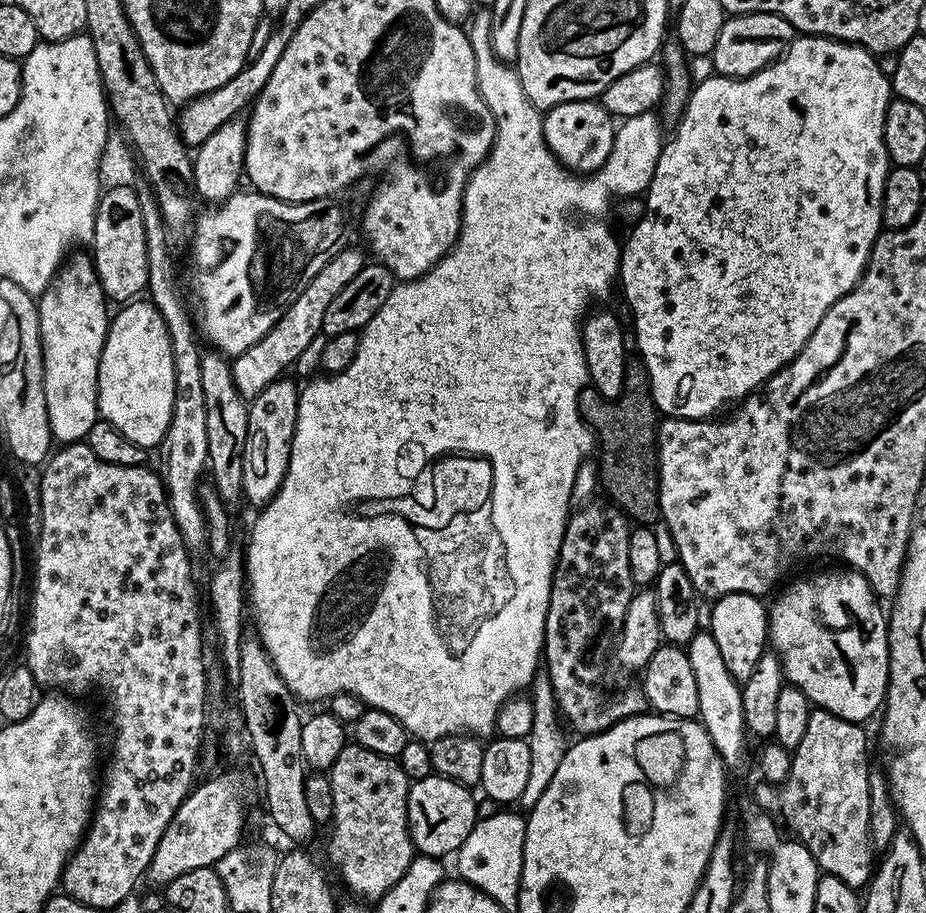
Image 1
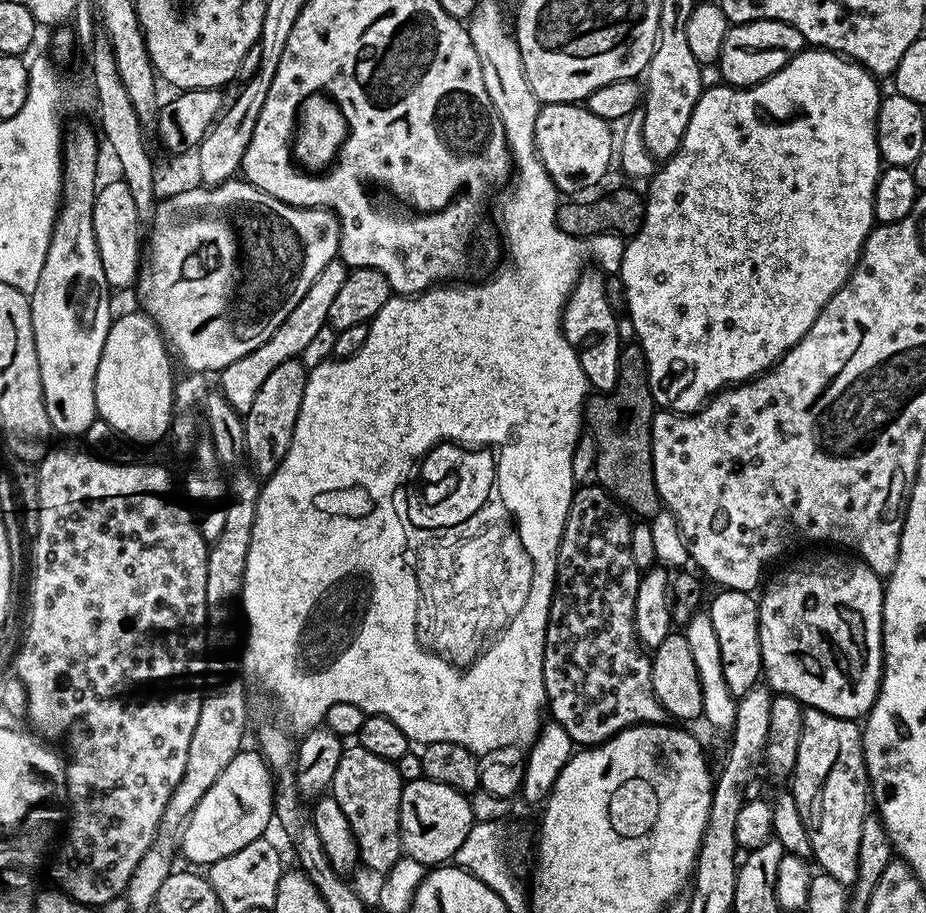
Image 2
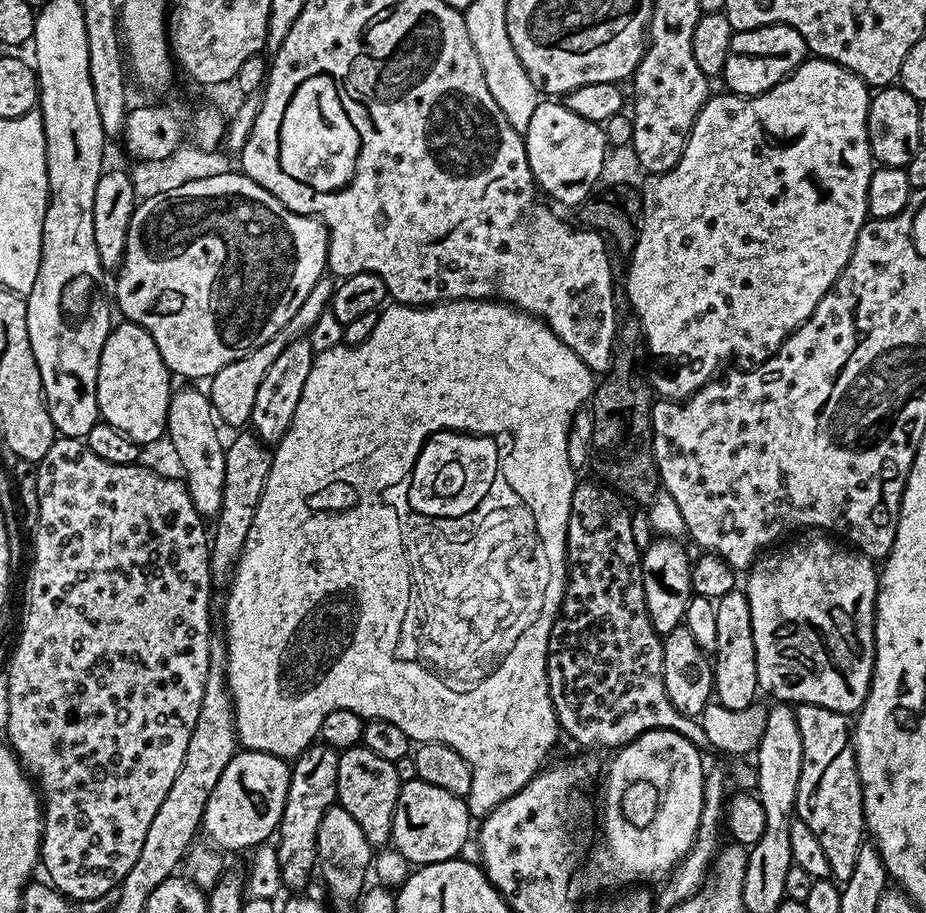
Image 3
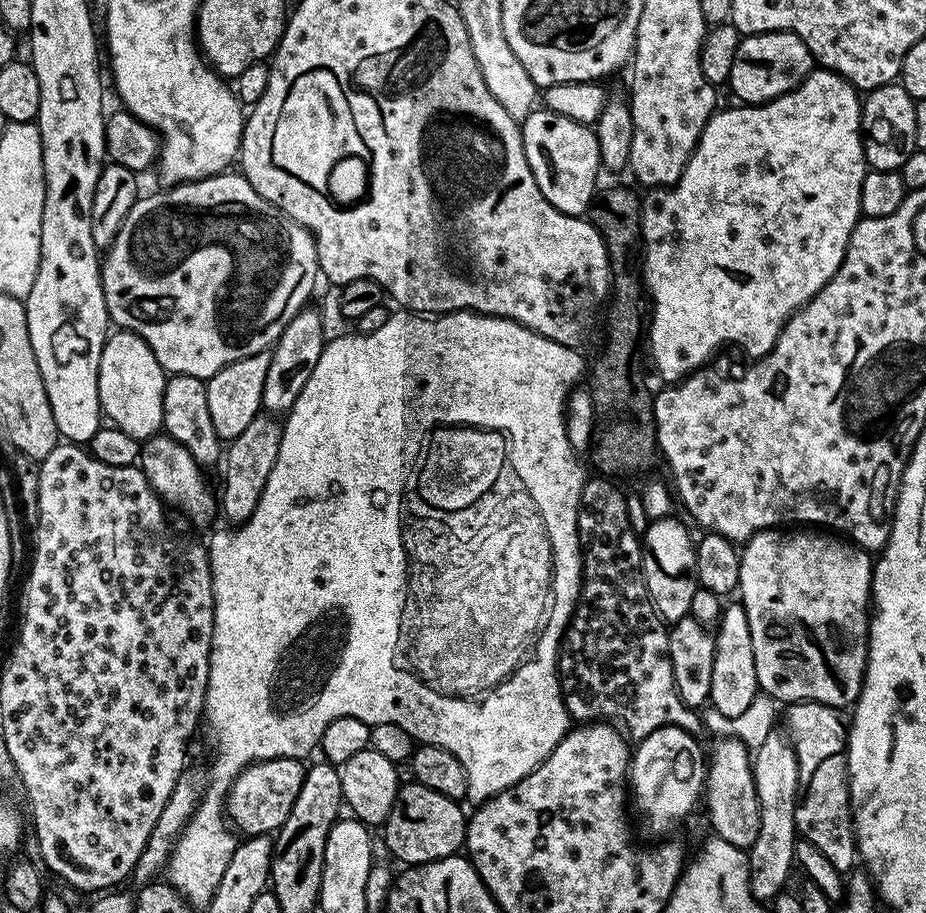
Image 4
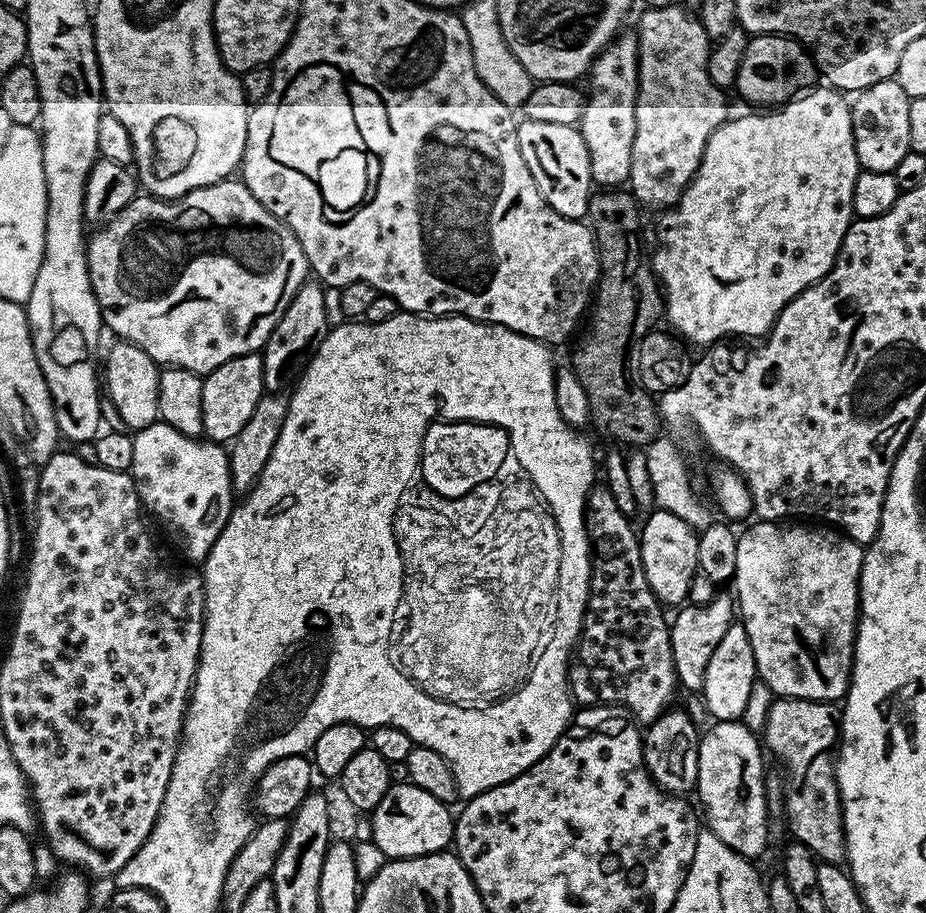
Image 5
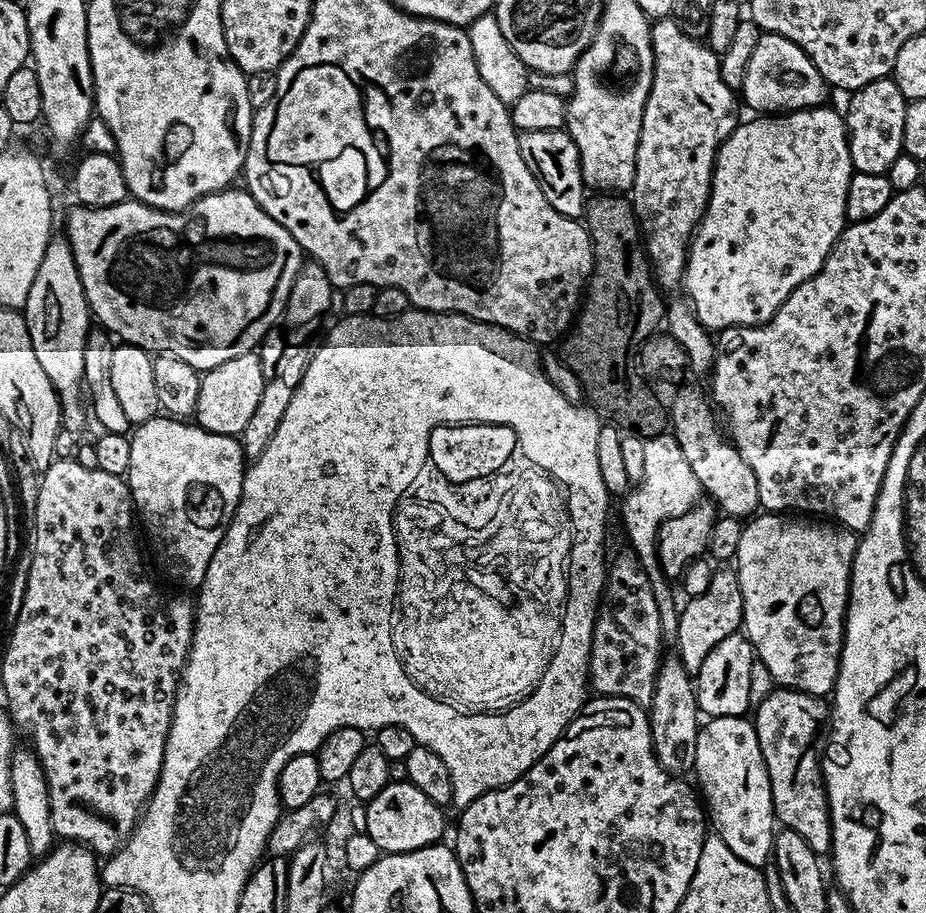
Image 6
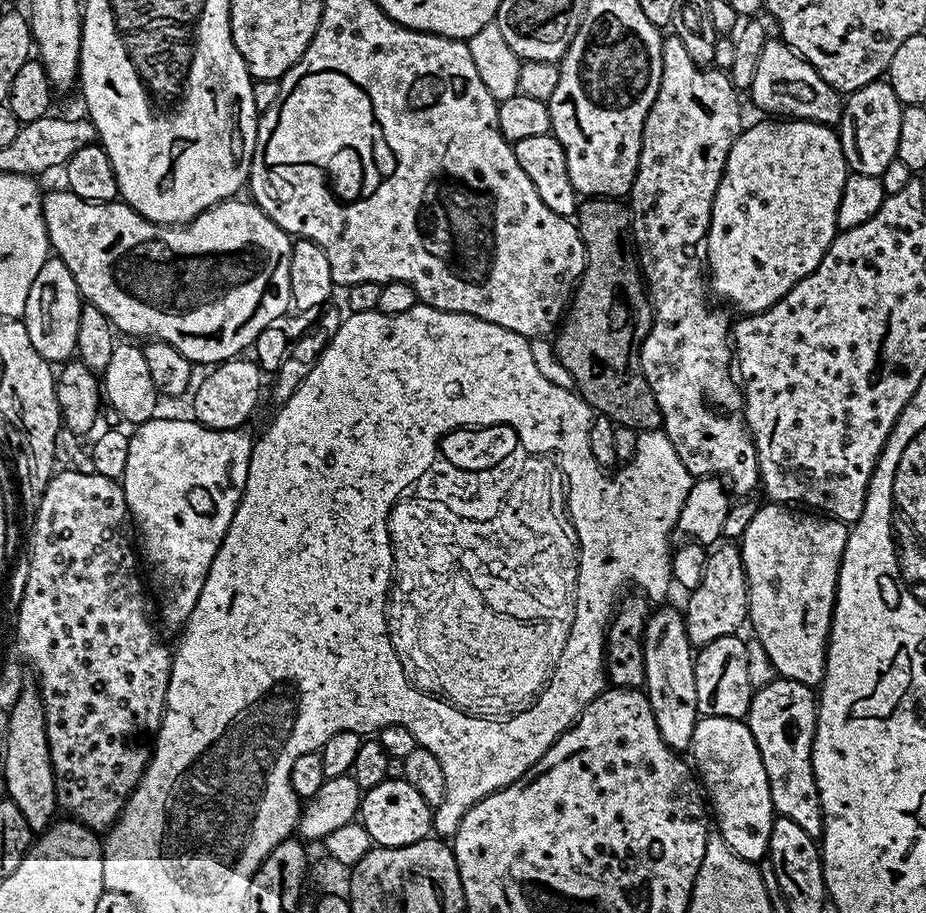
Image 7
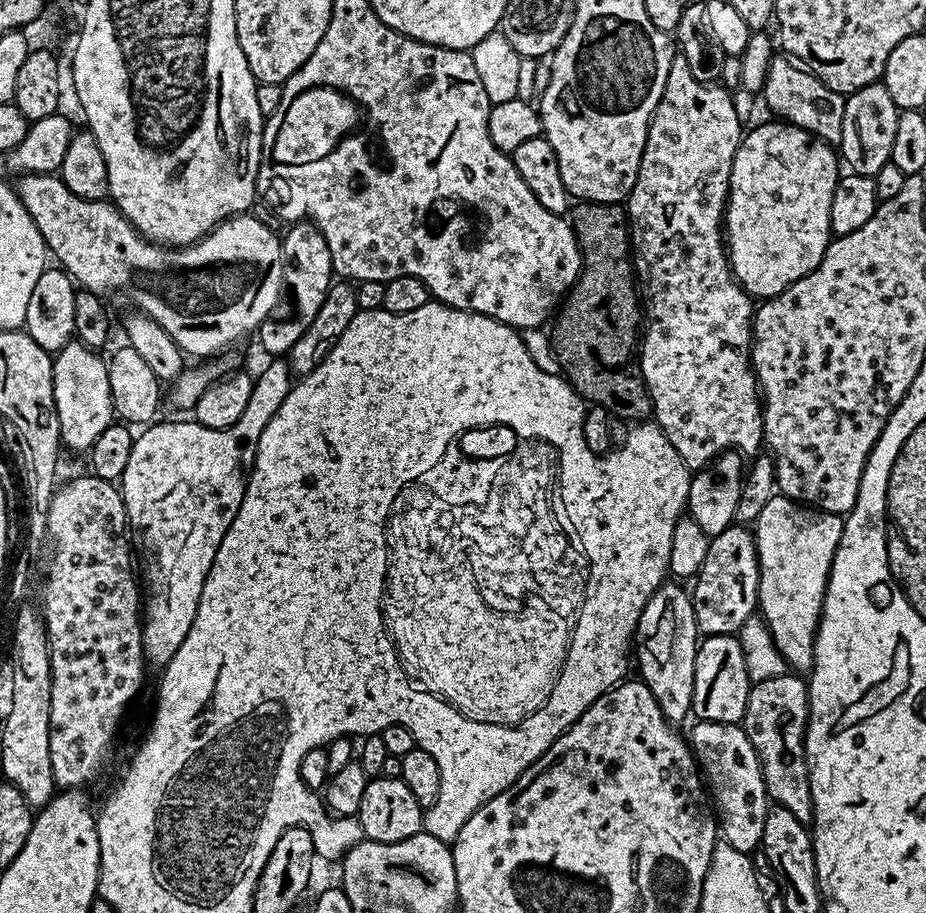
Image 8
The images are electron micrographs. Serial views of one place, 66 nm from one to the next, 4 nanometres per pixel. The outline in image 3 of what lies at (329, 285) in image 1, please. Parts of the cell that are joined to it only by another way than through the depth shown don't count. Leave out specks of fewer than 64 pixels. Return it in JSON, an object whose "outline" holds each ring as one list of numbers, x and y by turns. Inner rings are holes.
{"outline":[[321,278,318,282,314,282,314,290,310,290,310,294,306,294,306,302,302,302,302,306,298,306,294,318,290,318,290,322,286,322,286,326,282,326,282,330,278,334,274,334,274,338,270,338,270,342,262,342,262,346,258,346,258,350,222,366,222,370,218,370,210,377,209,384,212,385,207,386,206,393,221,425,229,424,230,427,236,428,235,430,240,430,251,421,254,398,258,394,258,386,262,386,262,378,266,378,266,370,270,370,271,364,278,359,278,354,282,354,282,350,286,350,286,346,290,342,307,337,308,331,323,316,326,316,332,303,333,291,334,284,331,279]]}

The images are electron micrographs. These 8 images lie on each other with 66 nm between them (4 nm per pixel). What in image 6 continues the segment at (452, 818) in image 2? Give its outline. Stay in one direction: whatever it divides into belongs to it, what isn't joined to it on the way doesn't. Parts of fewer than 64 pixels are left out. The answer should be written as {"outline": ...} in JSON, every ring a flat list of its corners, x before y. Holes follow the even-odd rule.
{"outline":[[407,780,397,784,389,782,374,799,367,801,363,831,377,843,381,853,409,852,437,843,444,832,444,816,441,805,430,802,418,786]]}

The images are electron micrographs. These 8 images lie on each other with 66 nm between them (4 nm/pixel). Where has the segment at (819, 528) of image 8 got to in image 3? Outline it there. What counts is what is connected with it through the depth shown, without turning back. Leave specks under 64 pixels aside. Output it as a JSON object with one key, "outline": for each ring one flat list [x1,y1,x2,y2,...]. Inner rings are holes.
{"outline":[[831,535,809,536,812,536,809,540,796,540,785,548,765,551,747,573,746,595,754,630,756,683,761,693,769,692,776,702,793,706,813,704,826,710,856,714,868,697,876,661,878,568,865,552]]}

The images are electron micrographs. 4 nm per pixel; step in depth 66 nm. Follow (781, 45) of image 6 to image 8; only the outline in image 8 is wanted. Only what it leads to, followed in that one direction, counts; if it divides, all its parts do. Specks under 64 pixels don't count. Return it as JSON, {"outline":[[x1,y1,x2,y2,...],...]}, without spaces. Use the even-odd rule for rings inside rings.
{"outline":[[773,58,770,62,768,77,764,83,762,99,768,103,773,117,806,130,819,140,825,140,833,146,839,145,842,138,842,114,845,97,841,93,830,90,813,72,793,62,791,59]]}

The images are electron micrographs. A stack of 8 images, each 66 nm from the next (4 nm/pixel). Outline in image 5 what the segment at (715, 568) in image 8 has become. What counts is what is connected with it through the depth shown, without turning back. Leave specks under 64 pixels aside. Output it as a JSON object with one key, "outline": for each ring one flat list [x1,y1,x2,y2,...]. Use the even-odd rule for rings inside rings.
{"outline":[[718,594,705,604,689,603,681,607,680,612,670,620,668,633,674,658,674,670,679,687,688,692,699,693,706,682,706,666,710,666,710,657,718,650,718,642,726,635,726,630,734,623,738,608,731,595]]}

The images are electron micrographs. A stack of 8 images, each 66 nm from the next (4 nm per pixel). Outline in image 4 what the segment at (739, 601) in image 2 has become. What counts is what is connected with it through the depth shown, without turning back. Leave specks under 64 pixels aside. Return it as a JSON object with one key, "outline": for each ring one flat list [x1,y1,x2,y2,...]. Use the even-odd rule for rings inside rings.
{"outline":[[733,602,720,613,718,627,714,632,716,653,714,654,714,678,710,678,710,704,730,718,738,718,754,702,758,691,754,670,754,642,750,642,750,622,746,618,744,605]]}

